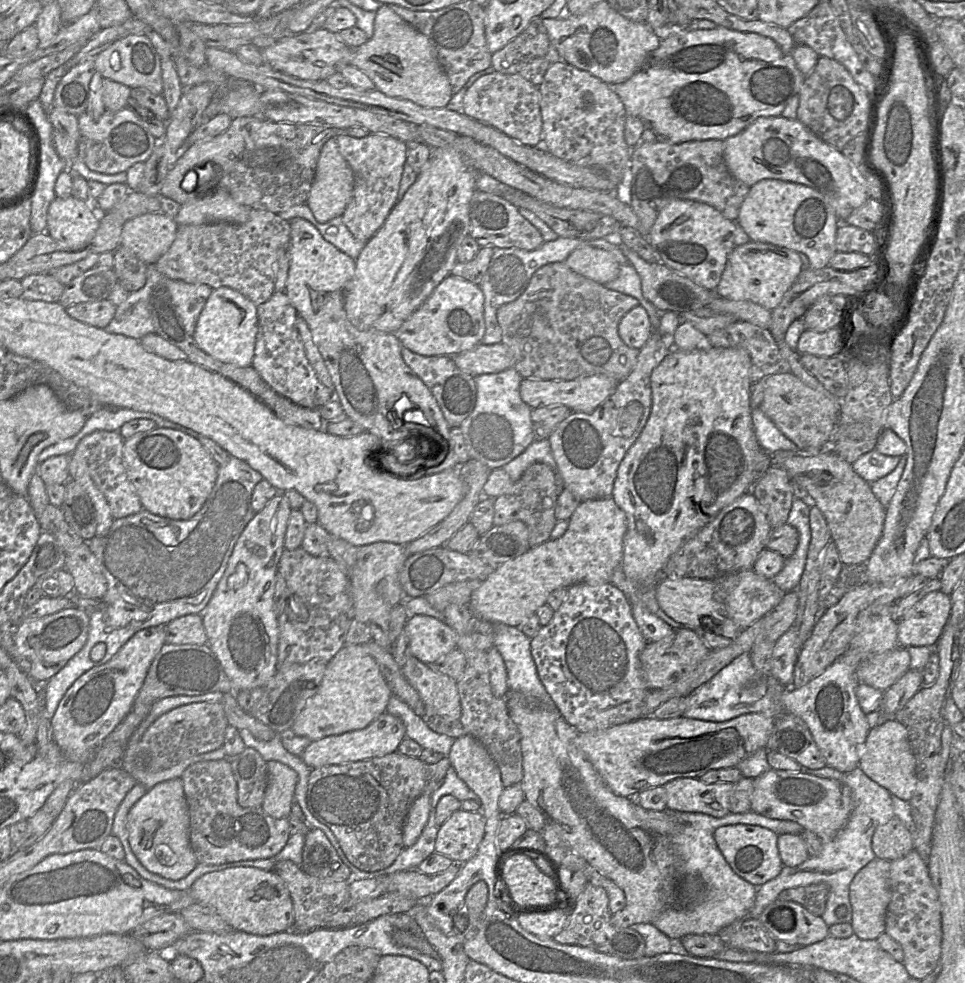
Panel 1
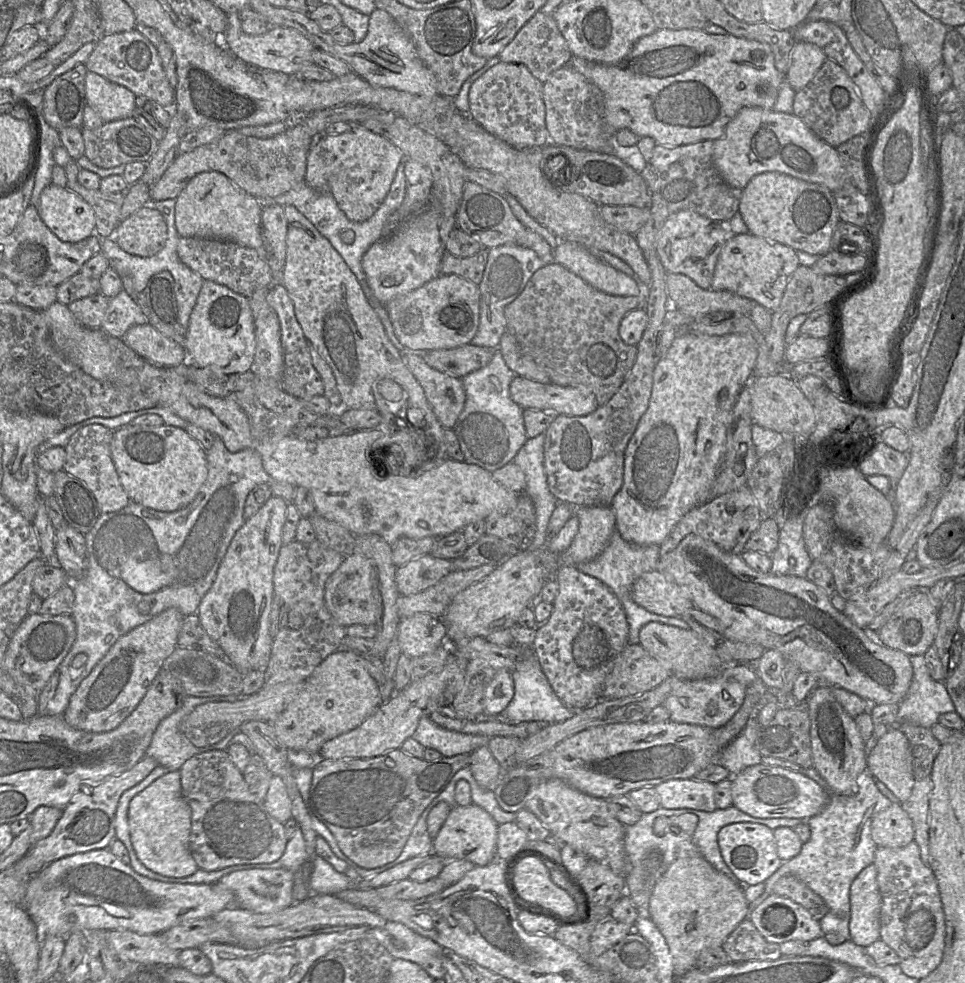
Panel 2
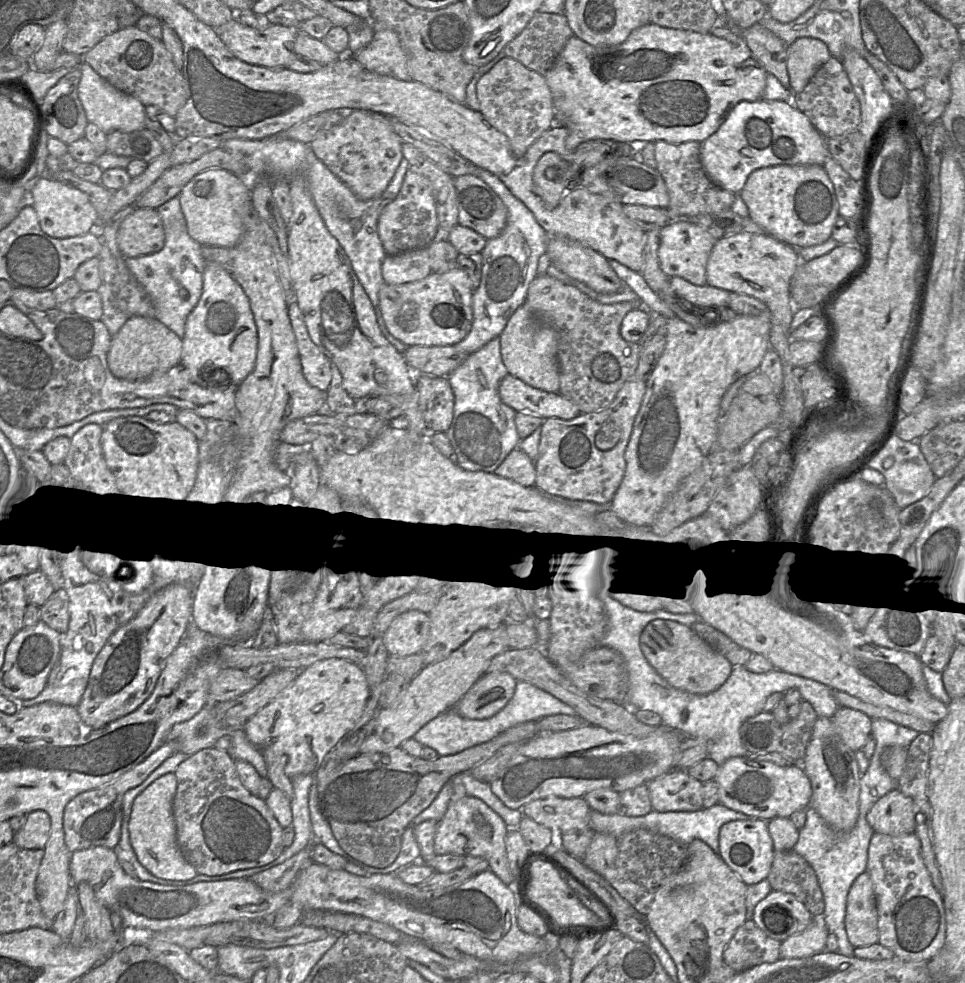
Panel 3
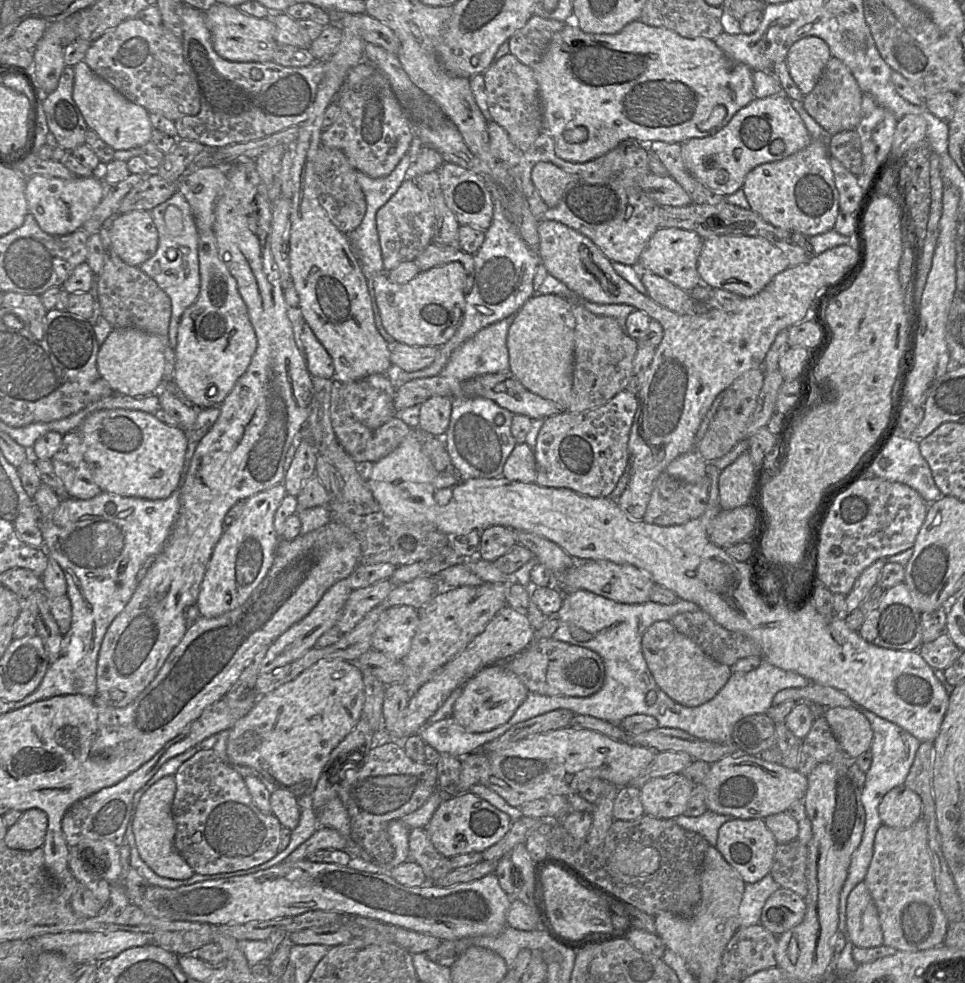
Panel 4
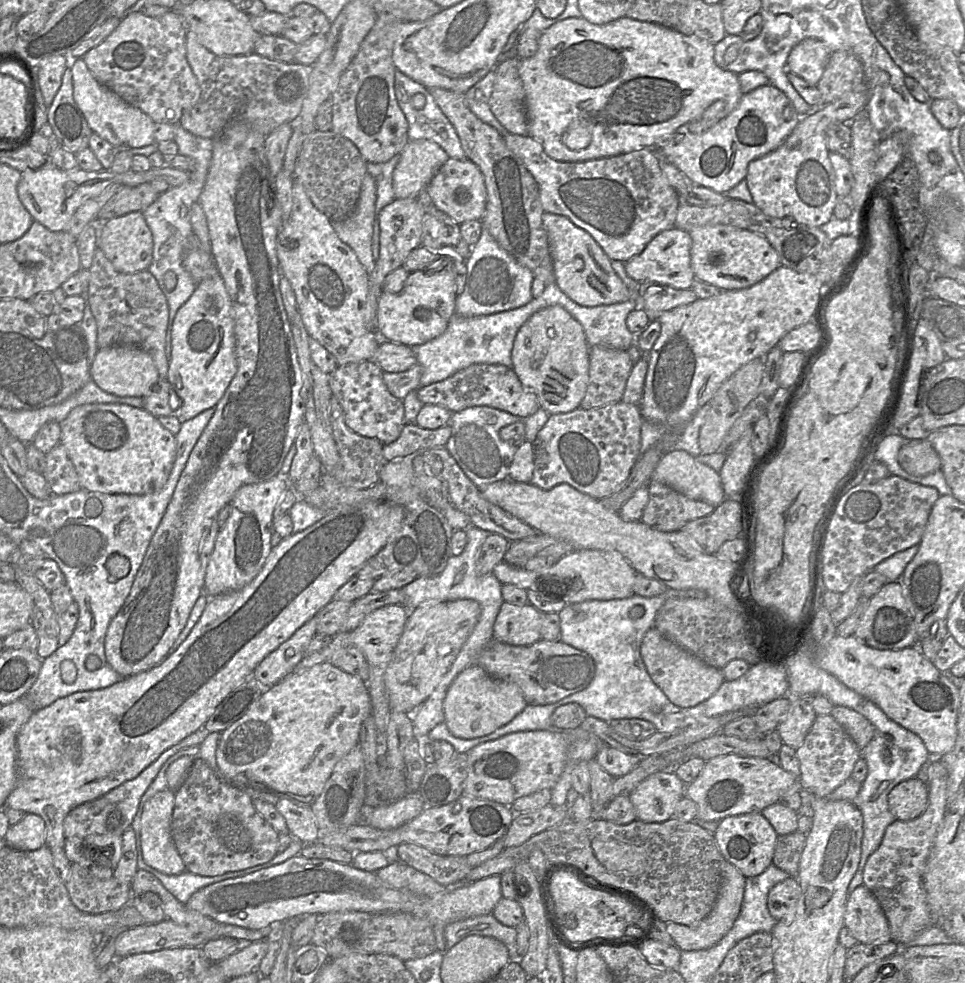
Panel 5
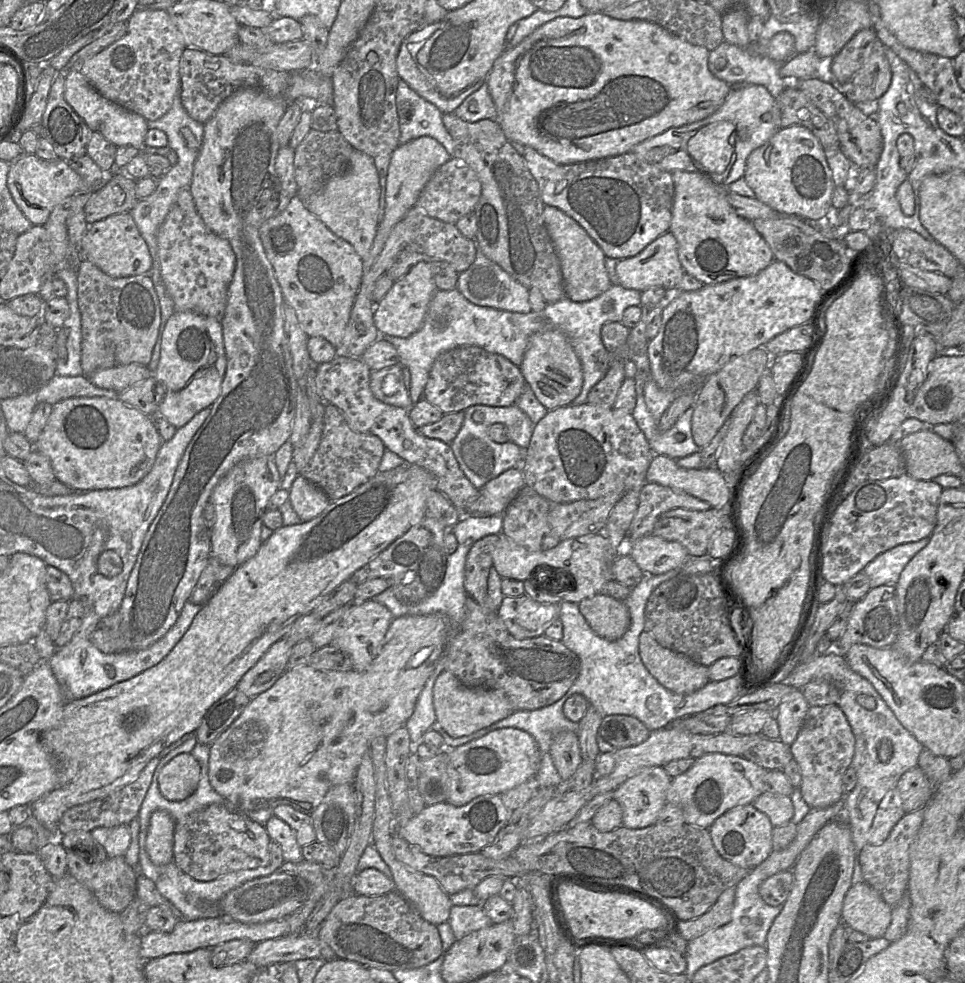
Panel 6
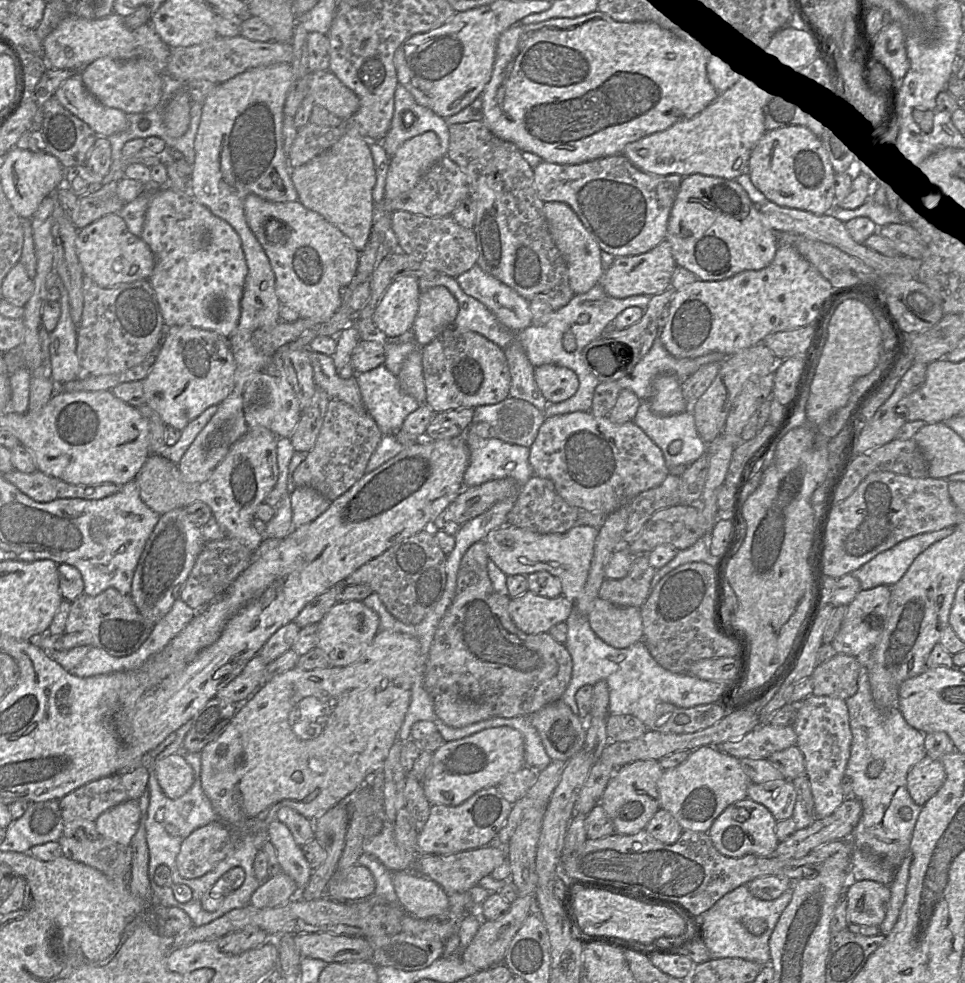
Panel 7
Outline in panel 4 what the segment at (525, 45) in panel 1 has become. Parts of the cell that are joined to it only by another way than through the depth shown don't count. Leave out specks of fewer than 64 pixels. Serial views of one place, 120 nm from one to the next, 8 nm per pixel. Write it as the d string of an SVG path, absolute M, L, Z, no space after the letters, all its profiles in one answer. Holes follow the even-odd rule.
M533 15L509 38L509 53L521 63L534 68L544 56L554 34L564 26L562 21Z

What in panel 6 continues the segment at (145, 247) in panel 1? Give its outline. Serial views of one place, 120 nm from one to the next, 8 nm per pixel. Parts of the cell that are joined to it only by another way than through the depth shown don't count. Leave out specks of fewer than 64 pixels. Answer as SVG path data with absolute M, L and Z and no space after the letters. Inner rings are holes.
M130 213L111 215L103 220L88 224L81 241L81 257L93 263L113 278L149 275L152 257Z

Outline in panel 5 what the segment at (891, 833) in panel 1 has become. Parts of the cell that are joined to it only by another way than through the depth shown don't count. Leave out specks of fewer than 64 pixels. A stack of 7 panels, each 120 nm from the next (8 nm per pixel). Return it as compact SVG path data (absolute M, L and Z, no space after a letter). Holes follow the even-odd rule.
M917 776L902 781L890 791L887 802L896 820L913 820L927 808L928 786Z

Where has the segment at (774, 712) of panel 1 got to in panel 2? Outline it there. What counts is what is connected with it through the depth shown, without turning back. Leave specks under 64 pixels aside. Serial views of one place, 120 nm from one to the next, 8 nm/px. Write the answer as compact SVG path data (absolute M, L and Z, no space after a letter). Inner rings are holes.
M733 663L715 677L681 682L663 702L670 720L717 729L725 725L740 709L746 688L756 680L753 663Z

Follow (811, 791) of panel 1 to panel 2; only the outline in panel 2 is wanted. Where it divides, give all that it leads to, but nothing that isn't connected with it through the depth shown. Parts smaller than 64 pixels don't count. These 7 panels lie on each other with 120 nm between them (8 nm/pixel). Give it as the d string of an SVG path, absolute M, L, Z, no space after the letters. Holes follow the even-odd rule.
M763 763L747 767L732 776L733 806L756 818L807 820L825 808L830 795L828 789L801 773Z

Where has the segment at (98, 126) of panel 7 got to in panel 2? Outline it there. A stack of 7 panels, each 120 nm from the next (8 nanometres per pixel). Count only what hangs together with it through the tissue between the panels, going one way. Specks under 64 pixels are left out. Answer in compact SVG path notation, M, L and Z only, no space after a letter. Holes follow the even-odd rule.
M91 71L85 76L85 98L103 122L132 117L136 108L133 92Z

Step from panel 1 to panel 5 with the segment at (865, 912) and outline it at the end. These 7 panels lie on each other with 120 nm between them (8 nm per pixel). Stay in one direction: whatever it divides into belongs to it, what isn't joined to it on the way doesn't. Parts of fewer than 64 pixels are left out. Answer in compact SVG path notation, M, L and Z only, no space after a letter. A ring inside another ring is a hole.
M863 884L848 895L844 920L844 926L858 943L879 945L892 940L889 923L879 901Z

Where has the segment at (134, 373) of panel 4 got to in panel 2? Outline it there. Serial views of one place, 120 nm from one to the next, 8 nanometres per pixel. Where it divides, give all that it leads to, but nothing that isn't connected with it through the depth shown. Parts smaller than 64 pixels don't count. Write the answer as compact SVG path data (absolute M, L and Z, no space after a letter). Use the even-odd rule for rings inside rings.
M149 323L130 327L122 341L141 358L156 366L180 367L189 363L184 347Z

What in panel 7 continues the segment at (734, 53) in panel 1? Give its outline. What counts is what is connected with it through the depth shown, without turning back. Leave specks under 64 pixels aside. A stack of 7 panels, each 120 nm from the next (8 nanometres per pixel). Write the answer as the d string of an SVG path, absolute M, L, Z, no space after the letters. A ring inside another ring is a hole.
M596 10L575 18L551 18L534 24L512 26L505 30L498 39L491 78L481 94L484 113L482 121L495 136L504 141L512 142L522 152L534 153L543 161L551 163L580 164L620 154L627 144L666 130L677 122L699 114L718 95L707 77L704 50L656 23L619 22Z

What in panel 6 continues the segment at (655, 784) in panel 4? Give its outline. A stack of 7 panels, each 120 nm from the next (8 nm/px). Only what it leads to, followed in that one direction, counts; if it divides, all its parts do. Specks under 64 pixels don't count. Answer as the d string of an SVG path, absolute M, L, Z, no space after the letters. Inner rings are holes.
M646 767L613 791L623 810L622 825L641 829L654 825L666 805L666 791L672 778L664 767Z

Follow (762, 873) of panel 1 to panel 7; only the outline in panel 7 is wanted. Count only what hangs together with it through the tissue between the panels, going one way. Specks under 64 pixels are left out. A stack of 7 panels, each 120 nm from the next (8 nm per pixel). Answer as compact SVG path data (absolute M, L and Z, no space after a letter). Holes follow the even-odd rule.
M746 797L729 805L712 823L707 831L715 848L727 857L745 855L768 857L773 855L779 841L776 836L776 819L762 804Z

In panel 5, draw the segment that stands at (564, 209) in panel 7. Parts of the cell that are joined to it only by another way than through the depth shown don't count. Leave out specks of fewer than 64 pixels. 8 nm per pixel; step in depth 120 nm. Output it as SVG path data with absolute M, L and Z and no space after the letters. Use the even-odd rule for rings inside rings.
M545 212L542 215L550 246L555 283L571 300L585 307L610 305L636 299L611 266L611 260L594 238L567 217Z

